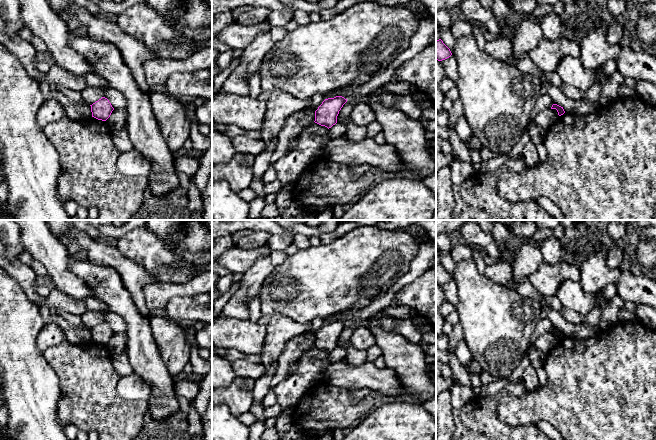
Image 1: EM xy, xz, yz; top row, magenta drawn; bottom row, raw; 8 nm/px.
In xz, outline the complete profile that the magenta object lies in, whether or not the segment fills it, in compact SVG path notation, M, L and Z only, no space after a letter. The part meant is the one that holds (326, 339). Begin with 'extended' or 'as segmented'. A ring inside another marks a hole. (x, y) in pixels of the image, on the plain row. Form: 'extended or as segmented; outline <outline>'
as segmented; outline M342 320L325 323L315 335L315 347L328 353L337 347L337 340L343 329L347 326Z

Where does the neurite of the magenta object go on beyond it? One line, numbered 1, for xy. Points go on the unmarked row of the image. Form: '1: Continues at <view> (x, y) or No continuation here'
1: No continuation here

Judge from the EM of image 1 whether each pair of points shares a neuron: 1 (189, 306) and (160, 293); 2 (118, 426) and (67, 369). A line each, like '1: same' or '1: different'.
1: different
2: same

